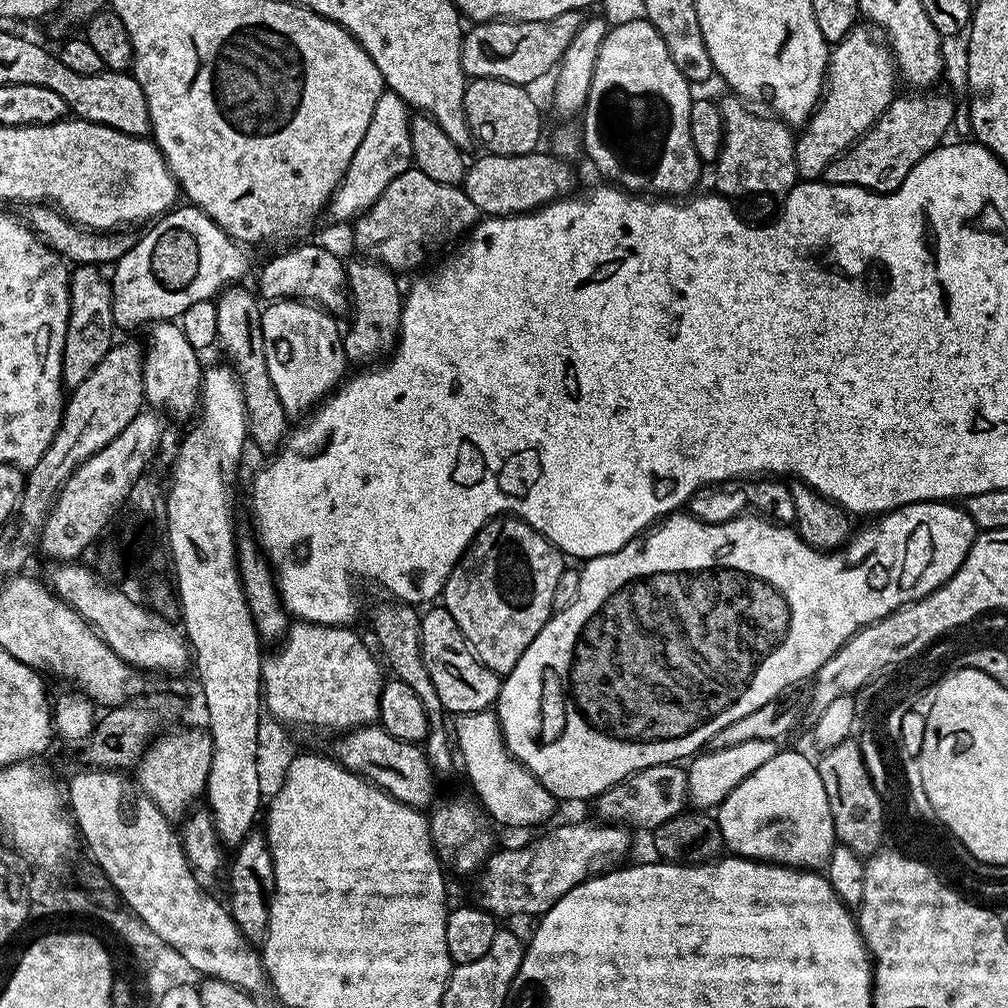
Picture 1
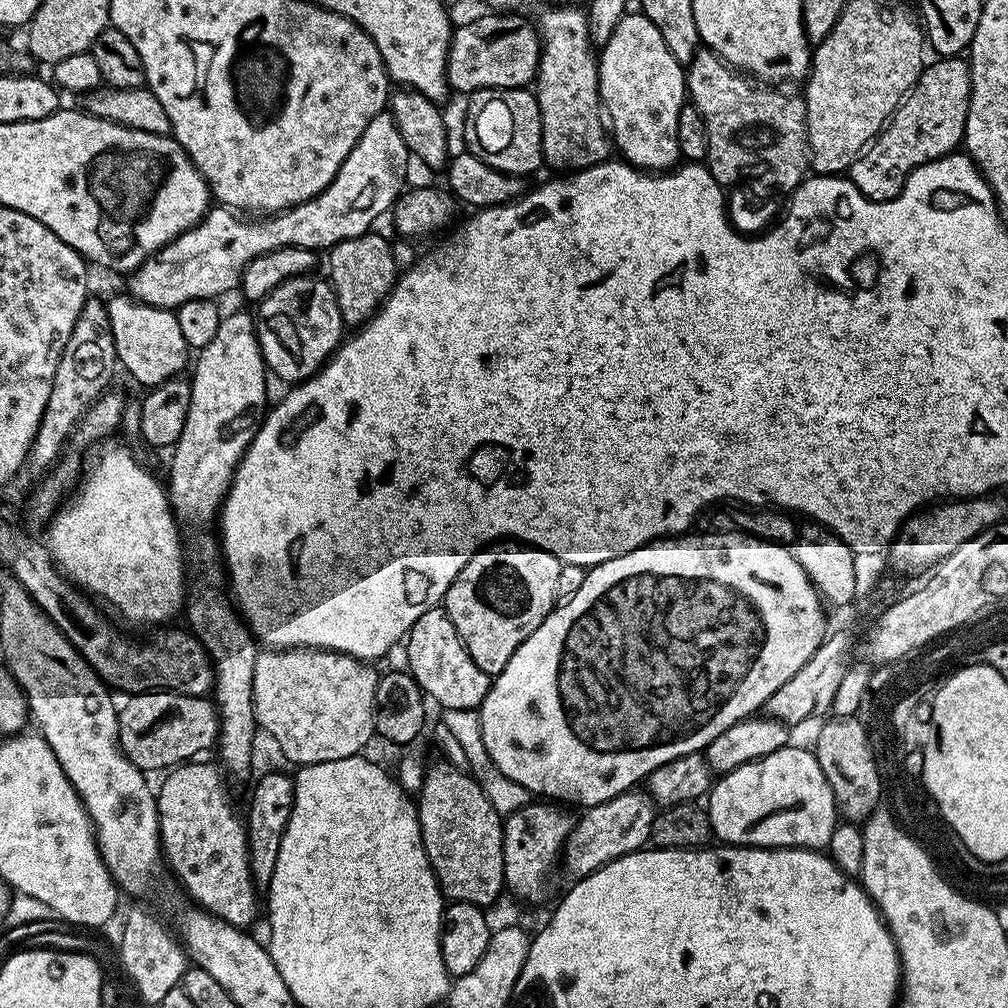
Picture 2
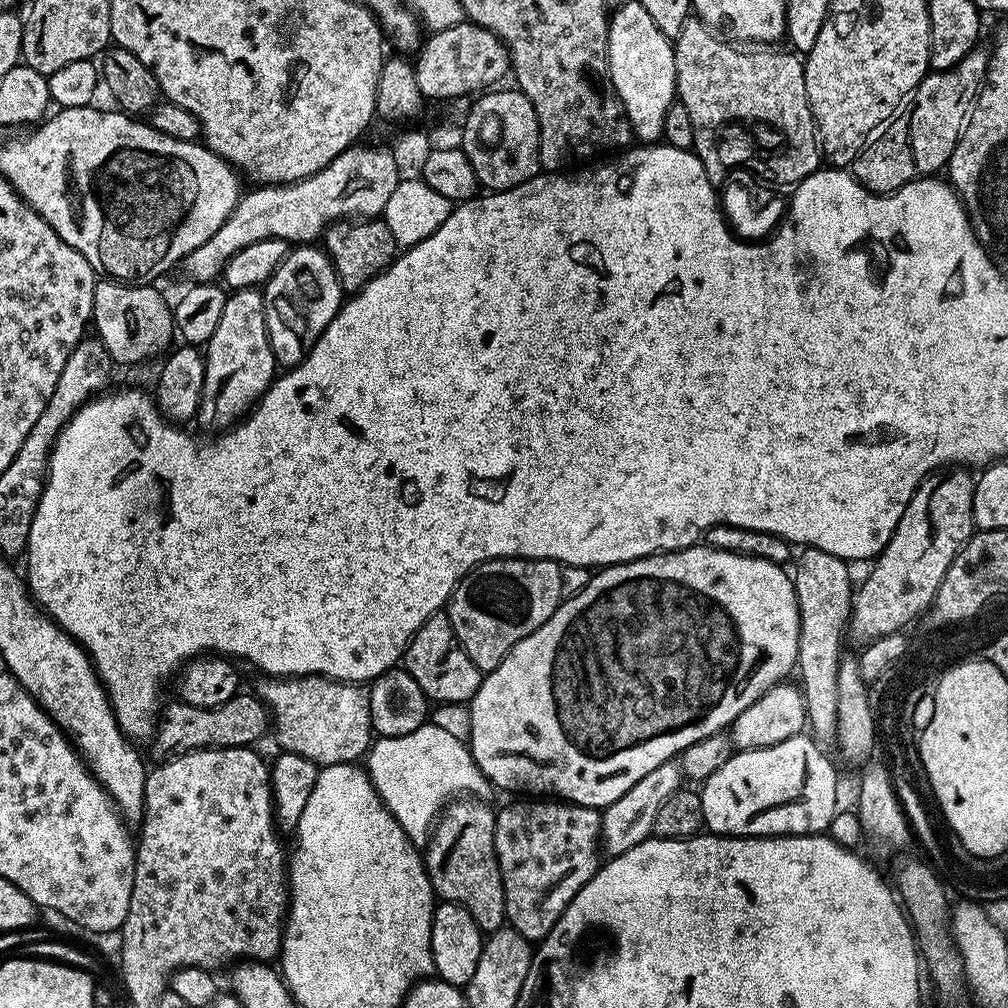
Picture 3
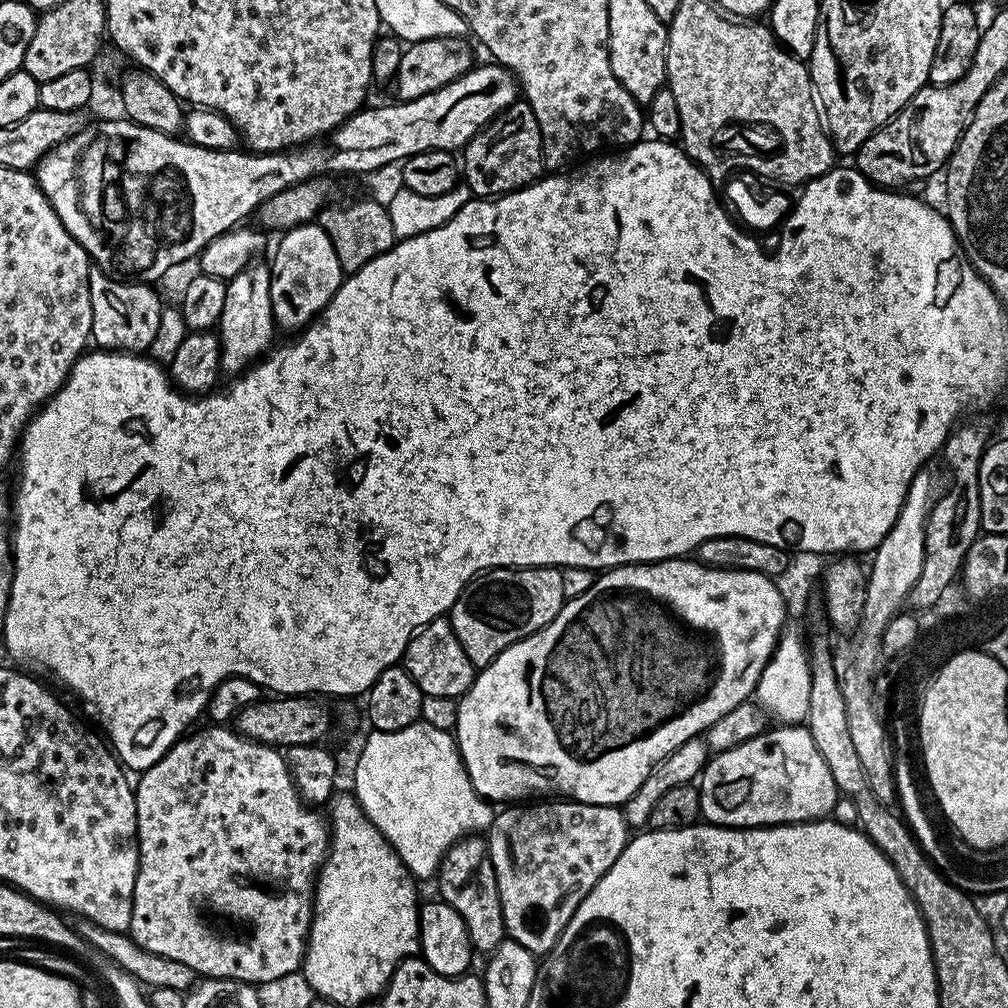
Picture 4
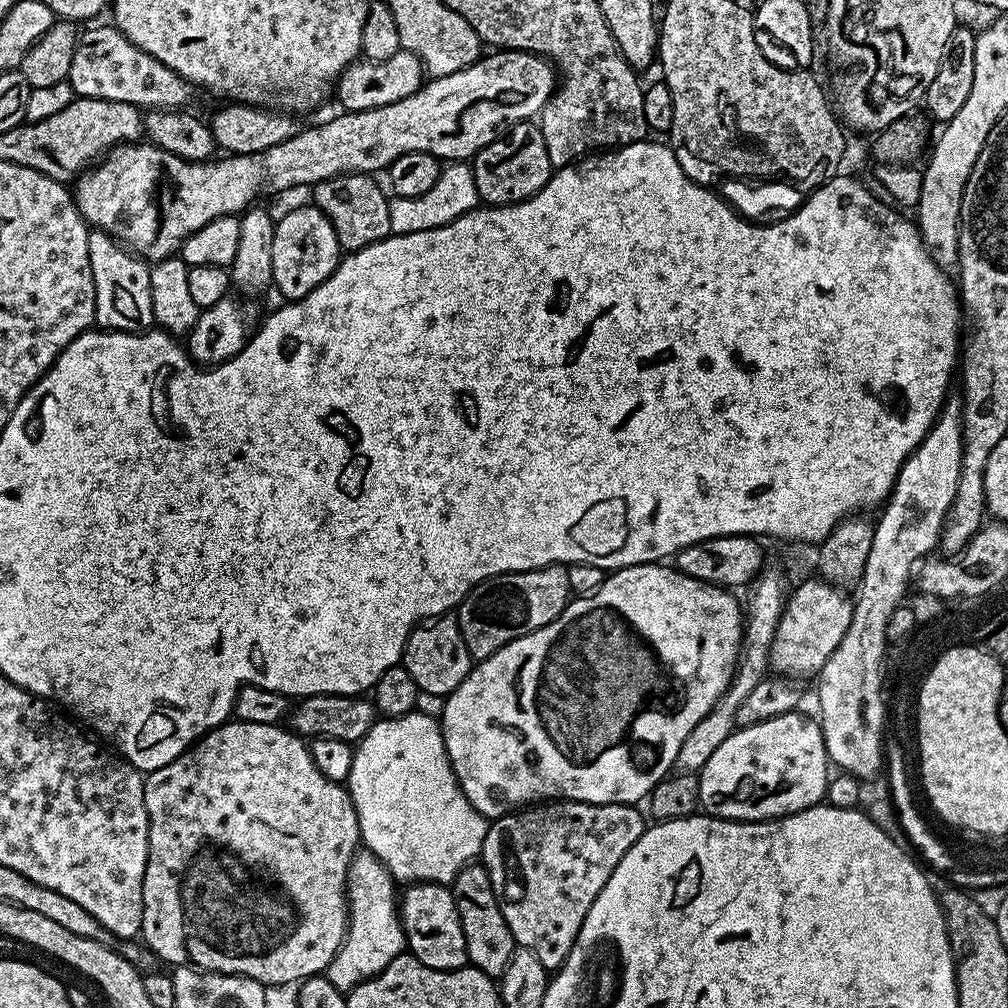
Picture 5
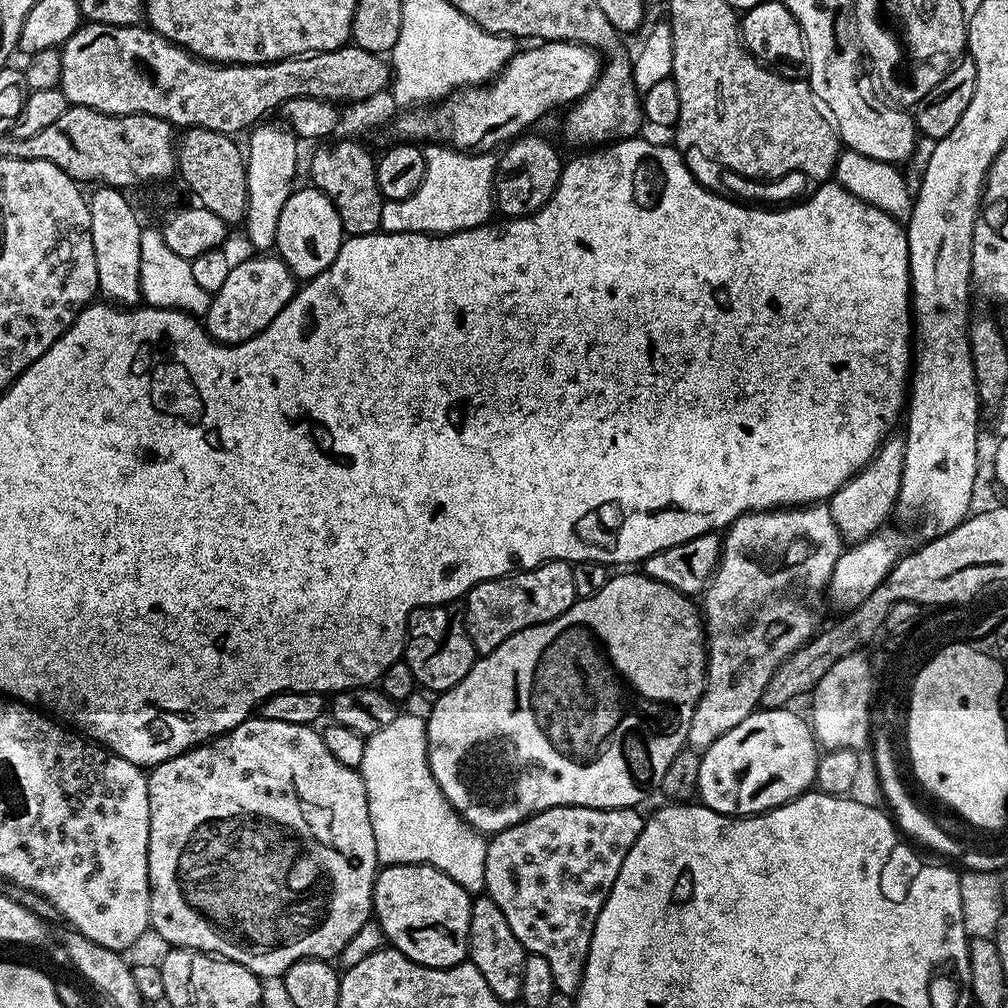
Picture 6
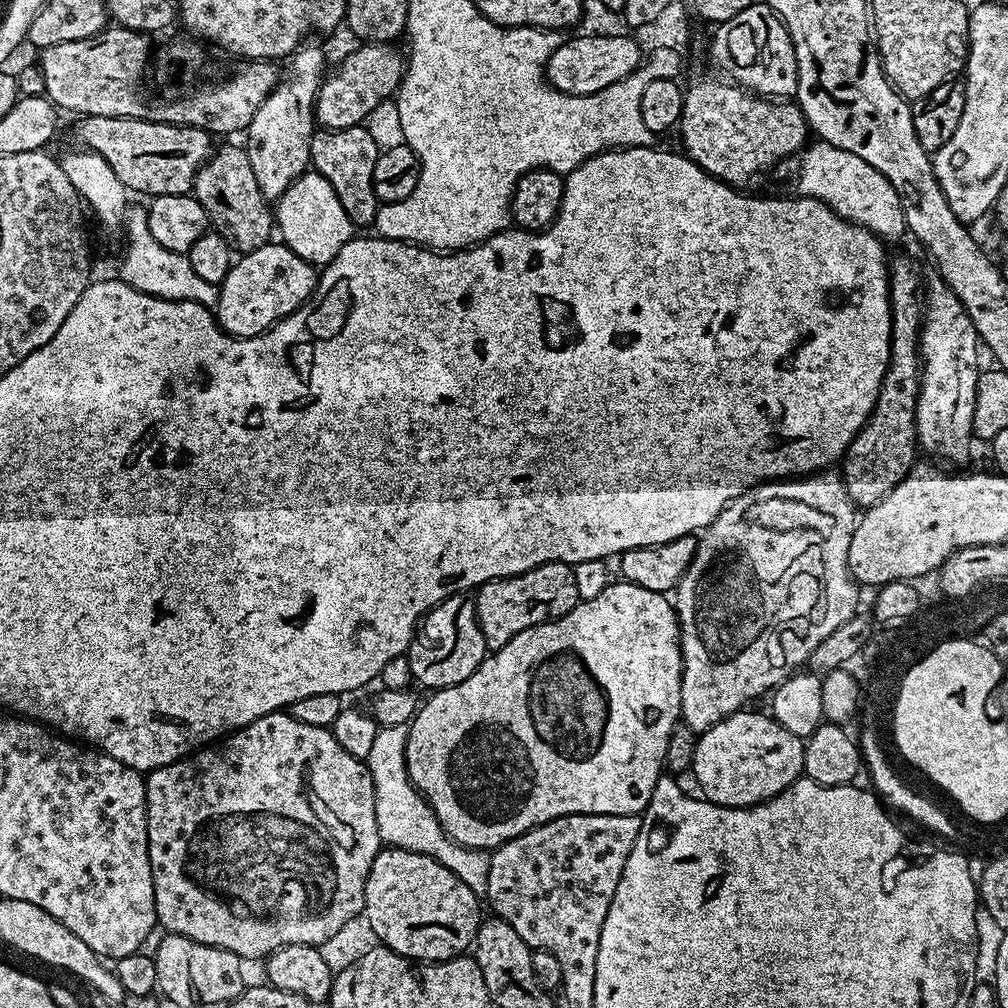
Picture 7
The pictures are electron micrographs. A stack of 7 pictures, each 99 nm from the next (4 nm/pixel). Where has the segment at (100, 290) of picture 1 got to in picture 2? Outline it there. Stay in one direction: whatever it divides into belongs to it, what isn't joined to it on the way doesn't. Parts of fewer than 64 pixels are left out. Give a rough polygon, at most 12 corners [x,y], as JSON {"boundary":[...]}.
{"boundary":[[90,298],[62,350],[24,467],[3,485],[27,501],[118,361],[108,305]]}

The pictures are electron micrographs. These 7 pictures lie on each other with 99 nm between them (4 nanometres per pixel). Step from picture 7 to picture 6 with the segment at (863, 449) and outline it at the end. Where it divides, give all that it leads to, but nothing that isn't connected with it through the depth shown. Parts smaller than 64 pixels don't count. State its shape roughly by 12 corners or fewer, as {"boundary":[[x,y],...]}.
{"boundary":[[889,435],[827,501],[841,541],[896,512],[906,446]]}

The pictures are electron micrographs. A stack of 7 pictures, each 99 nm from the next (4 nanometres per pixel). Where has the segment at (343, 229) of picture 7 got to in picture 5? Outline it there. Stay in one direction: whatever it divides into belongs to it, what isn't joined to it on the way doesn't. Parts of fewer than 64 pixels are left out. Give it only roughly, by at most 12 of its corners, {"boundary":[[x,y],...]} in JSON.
{"boundary":[[314,206],[288,212],[284,297],[306,298],[339,266],[334,226]]}

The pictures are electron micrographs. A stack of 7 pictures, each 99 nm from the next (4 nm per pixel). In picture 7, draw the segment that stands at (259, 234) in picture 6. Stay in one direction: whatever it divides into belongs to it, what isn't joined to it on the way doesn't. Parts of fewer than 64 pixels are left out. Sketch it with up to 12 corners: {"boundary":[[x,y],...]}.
{"boundary":[[301,46],[246,129],[258,190],[279,201],[312,163],[324,52]]}

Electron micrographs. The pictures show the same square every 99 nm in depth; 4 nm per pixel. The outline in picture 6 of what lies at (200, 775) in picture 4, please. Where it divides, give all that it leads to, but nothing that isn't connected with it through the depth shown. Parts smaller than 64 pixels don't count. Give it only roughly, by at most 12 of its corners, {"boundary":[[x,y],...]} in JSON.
{"boundary":[[313,725],[155,765],[148,923],[261,978],[373,919]]}

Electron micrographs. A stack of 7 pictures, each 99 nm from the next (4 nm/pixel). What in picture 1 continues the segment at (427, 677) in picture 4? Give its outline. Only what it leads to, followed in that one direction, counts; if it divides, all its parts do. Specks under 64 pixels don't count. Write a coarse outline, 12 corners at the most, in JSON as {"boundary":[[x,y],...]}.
{"boundary":[[443,606],[420,618],[424,665],[449,713],[483,712],[501,677]]}

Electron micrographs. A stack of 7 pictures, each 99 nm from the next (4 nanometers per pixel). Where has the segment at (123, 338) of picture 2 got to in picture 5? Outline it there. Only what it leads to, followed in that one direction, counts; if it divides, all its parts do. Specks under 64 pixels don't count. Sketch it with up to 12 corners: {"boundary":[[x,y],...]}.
{"boundary":[[89,231],[96,324],[154,324],[151,267],[107,232]]}

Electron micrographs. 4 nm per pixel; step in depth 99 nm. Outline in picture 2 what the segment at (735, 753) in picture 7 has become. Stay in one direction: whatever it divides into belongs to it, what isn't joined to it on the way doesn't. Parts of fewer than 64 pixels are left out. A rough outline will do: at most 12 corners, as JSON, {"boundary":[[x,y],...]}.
{"boundary":[[815,751],[730,770],[706,807],[713,837],[827,849],[836,799]]}

